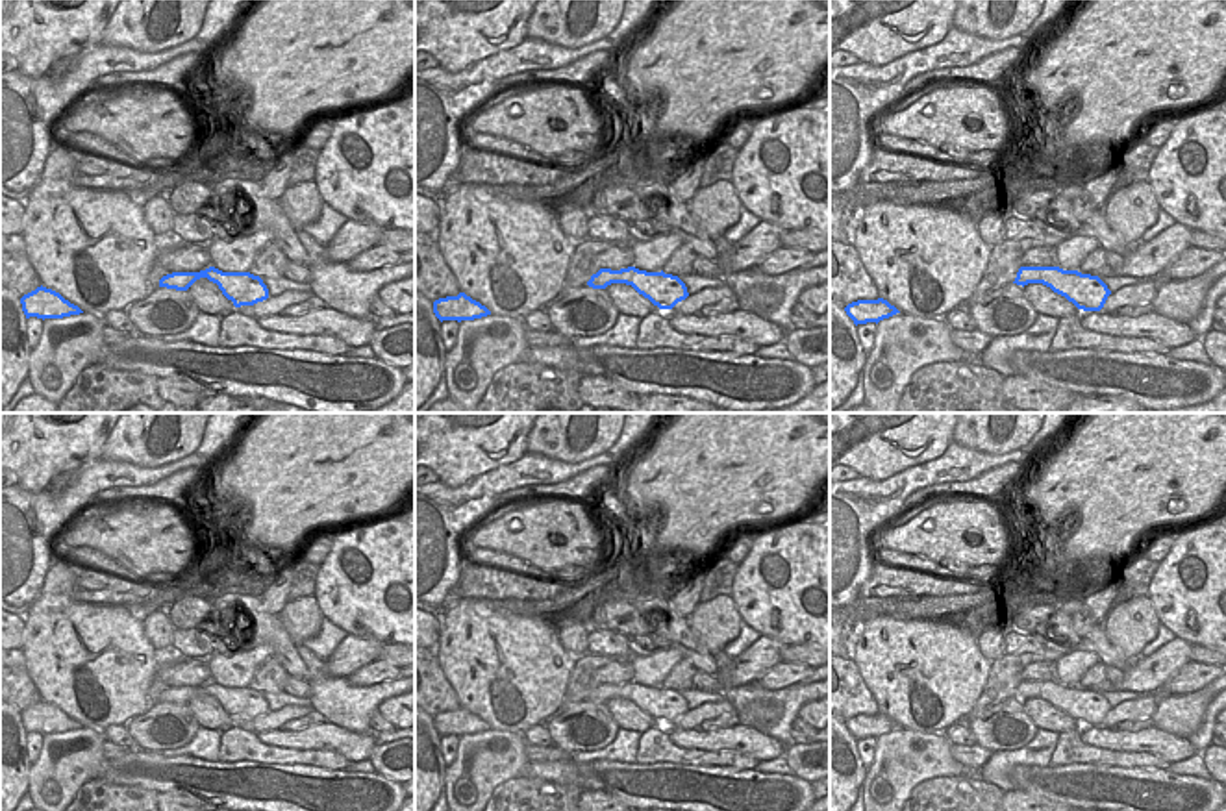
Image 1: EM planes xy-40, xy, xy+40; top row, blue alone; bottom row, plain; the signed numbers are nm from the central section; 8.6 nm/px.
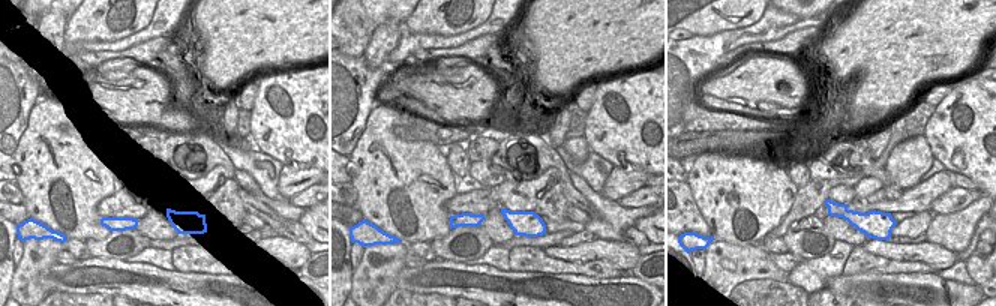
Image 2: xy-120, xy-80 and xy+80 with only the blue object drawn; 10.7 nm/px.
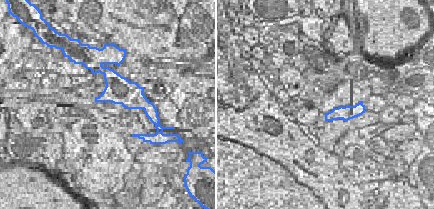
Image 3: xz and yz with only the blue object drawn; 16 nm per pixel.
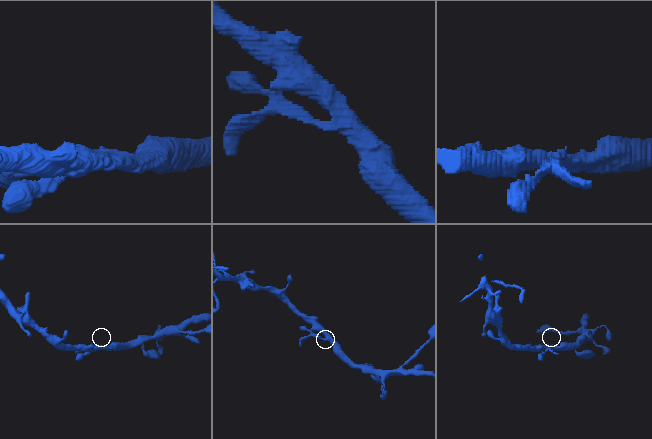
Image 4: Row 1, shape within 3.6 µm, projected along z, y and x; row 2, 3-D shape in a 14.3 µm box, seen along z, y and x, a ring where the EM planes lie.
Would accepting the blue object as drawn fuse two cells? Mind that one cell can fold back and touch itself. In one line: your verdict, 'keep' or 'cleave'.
cleave

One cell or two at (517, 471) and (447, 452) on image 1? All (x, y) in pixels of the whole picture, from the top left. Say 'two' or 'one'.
two

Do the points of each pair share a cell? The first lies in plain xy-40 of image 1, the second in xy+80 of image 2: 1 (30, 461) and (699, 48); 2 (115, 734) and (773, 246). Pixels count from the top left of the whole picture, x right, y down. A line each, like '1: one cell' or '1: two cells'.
1: two cells
2: one cell

